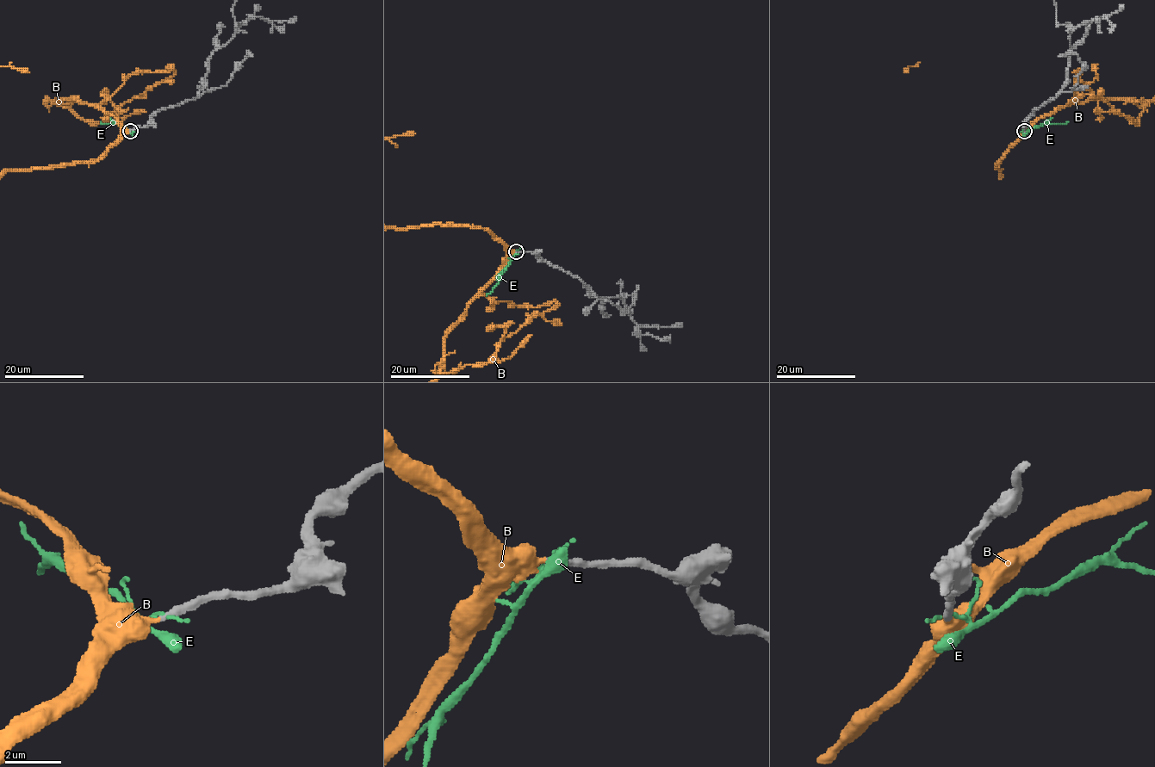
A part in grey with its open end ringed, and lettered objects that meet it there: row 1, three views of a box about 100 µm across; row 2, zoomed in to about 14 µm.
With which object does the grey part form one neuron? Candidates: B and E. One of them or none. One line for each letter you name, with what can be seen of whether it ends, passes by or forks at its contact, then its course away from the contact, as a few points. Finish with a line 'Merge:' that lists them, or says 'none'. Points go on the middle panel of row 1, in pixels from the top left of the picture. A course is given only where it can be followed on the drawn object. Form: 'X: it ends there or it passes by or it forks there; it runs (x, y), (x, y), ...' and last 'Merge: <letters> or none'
B: it ends there
Merge: B

